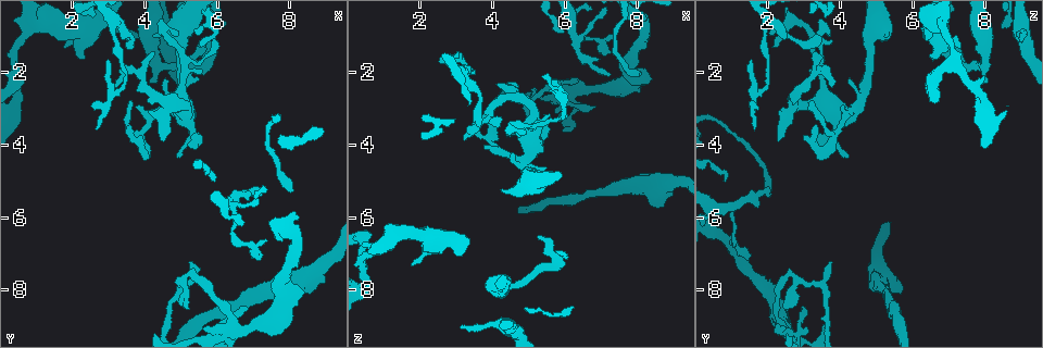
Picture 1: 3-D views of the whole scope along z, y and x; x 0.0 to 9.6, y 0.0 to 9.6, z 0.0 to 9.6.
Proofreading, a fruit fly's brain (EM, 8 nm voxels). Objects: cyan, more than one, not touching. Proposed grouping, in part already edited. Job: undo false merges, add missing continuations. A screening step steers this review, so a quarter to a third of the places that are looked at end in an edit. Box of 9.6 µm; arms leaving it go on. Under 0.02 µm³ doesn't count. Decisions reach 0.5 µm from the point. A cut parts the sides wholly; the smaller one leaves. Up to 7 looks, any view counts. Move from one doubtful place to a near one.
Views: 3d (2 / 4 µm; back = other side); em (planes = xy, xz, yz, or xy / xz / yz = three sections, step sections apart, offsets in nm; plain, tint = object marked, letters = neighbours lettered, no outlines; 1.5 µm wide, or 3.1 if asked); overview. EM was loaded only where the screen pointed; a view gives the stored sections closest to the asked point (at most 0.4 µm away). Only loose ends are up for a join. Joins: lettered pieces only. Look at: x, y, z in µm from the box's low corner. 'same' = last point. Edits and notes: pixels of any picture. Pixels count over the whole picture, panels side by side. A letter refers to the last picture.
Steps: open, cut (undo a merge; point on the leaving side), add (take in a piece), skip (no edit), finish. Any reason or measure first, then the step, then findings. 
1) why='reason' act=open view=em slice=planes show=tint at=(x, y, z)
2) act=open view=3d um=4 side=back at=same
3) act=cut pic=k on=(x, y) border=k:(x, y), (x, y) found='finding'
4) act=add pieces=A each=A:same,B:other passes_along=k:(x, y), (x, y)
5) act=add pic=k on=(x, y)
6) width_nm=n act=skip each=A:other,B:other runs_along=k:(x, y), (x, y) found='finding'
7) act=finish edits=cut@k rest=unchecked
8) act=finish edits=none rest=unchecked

act=open view=3d um=2 at=(6.30, 5.70, 1.05)

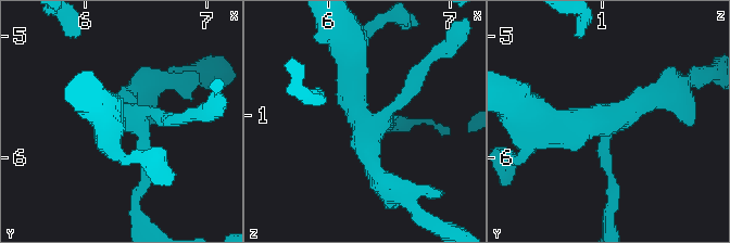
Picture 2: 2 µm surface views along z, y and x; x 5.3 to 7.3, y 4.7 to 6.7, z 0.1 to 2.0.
act=open view=em slice=xy step=4 show=letters at=(6.30, 5.72, 1.02)

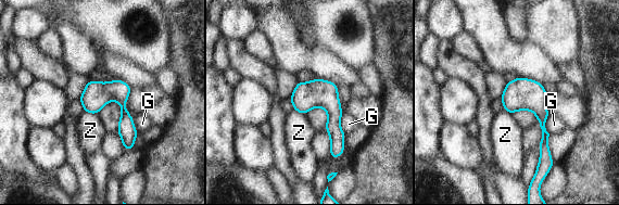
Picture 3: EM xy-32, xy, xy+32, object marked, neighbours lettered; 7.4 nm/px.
act=skip each=G:other,Z:other border=3:(84, 111), (97, 115) found='continuous, no second neuron'

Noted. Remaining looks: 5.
why='three-way junction' act=open view=em slice=planes show=plain at=(5.20, 1.90, 3.40)

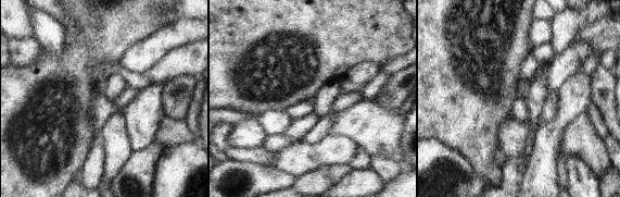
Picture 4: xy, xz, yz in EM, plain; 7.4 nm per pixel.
why='see the neighbours' act=open view=em slice=planes show=letters at=same

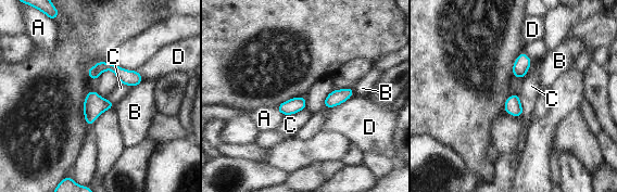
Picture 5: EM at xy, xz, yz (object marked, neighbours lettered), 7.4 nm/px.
act=skip each=A:other,B:other,C:other,D:other found='all the same neuron'

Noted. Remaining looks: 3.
why='thick end' act=open view=em slice=yz step=8 show=tint at=(2.35, 1.50, 6.55)

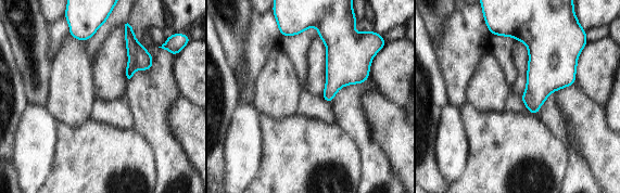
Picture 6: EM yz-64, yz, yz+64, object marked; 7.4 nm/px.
why='another direction' act=open view=em slice=planes show=letters at=same

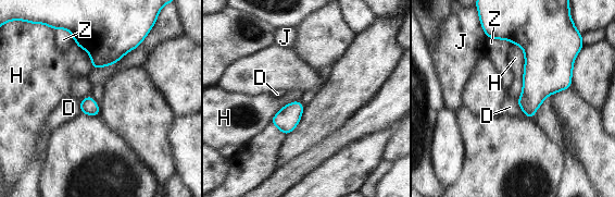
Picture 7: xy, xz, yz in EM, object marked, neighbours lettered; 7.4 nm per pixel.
longest_contact=H:420nm act=skip each=D:other,H:other,J:other,Z:other found='none of them fits'

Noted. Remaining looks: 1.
act=finish edits=none rest=unchecked

